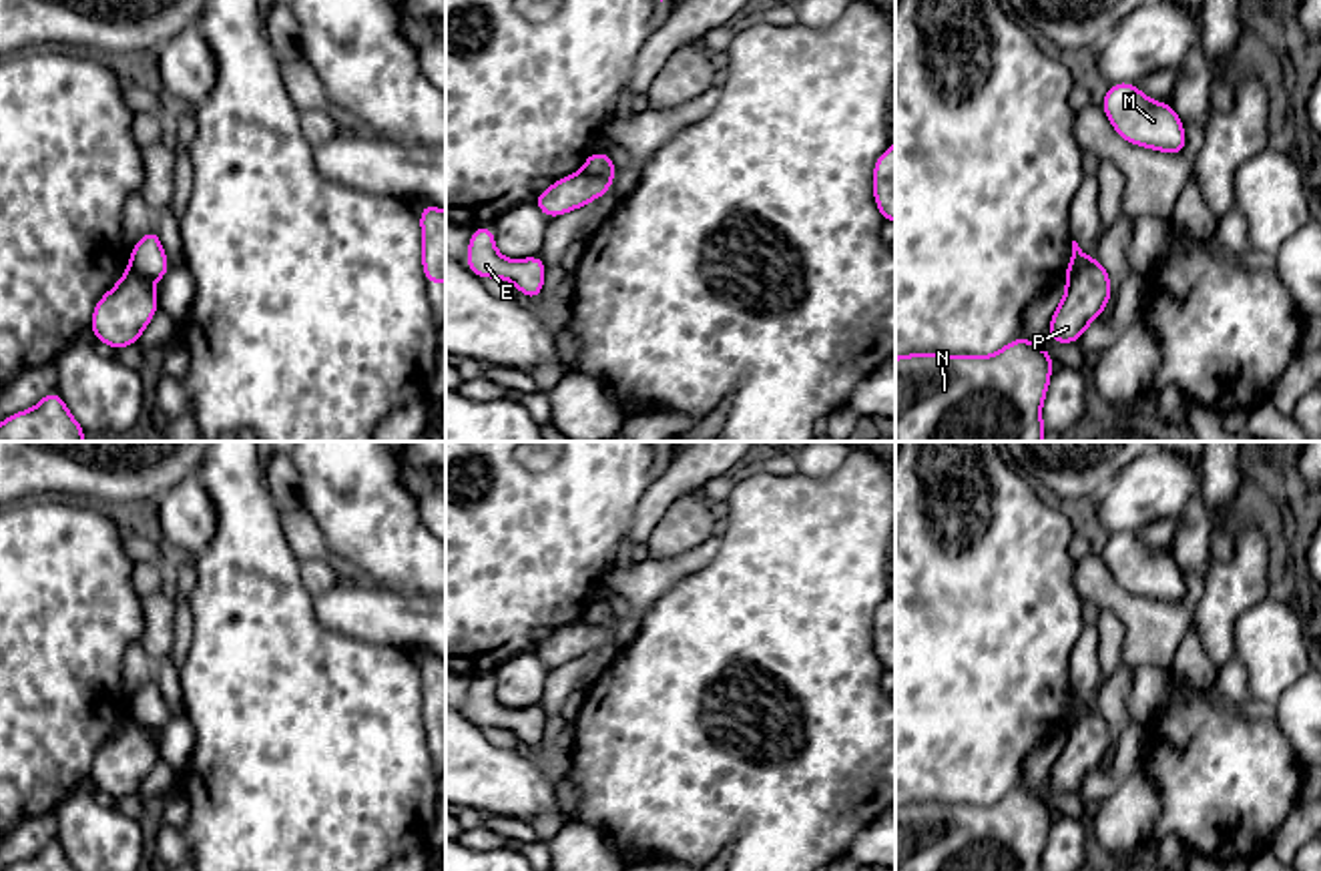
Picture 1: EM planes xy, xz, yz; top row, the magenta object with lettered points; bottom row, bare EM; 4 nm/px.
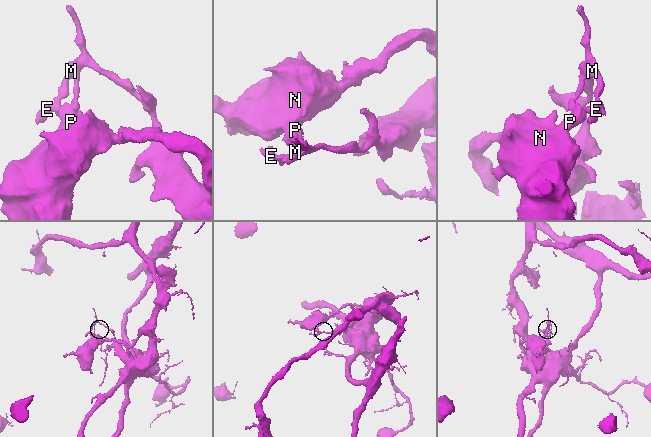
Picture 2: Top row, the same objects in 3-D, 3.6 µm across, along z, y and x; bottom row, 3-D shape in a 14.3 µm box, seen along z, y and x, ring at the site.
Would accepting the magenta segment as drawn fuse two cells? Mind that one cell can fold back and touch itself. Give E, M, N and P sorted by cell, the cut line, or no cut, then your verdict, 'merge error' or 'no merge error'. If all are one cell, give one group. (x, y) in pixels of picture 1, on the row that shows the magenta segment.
groups E M / N P; cut xz (583, 169), (609, 181); merge error

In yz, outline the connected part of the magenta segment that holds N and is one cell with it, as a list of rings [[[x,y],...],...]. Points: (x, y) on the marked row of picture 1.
[[[1018,337],[994,355],[895,357],[895,442],[1044,442],[1042,403],[1054,357]]]

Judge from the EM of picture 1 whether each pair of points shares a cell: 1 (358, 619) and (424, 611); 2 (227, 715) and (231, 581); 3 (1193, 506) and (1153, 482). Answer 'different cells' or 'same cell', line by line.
1: same cell
2: same cell
3: different cells

